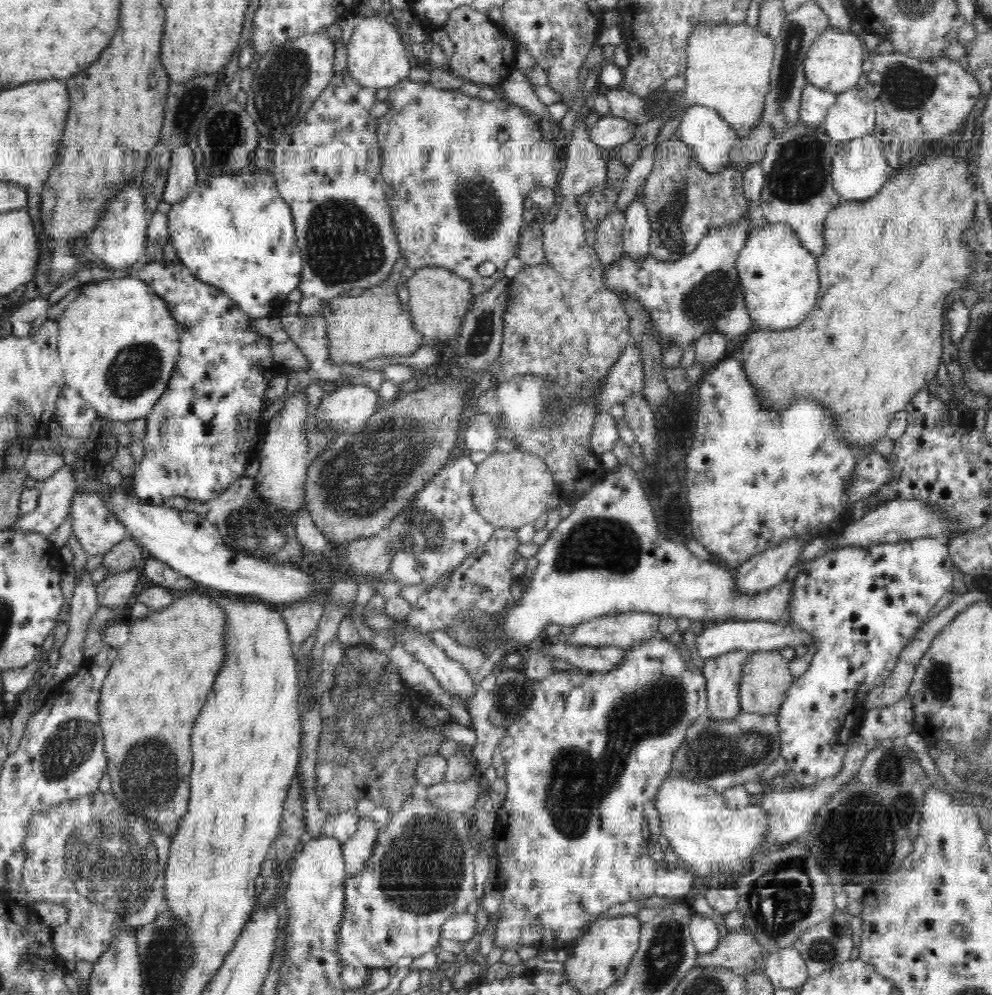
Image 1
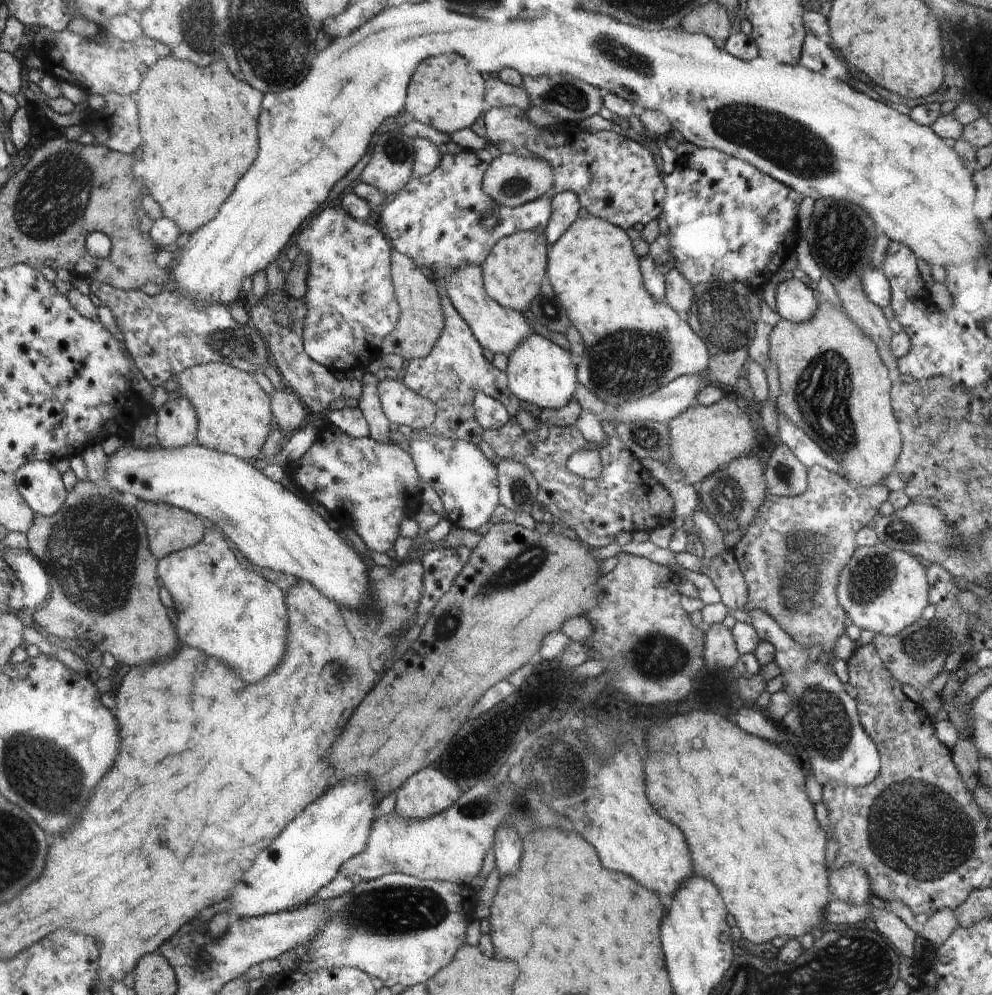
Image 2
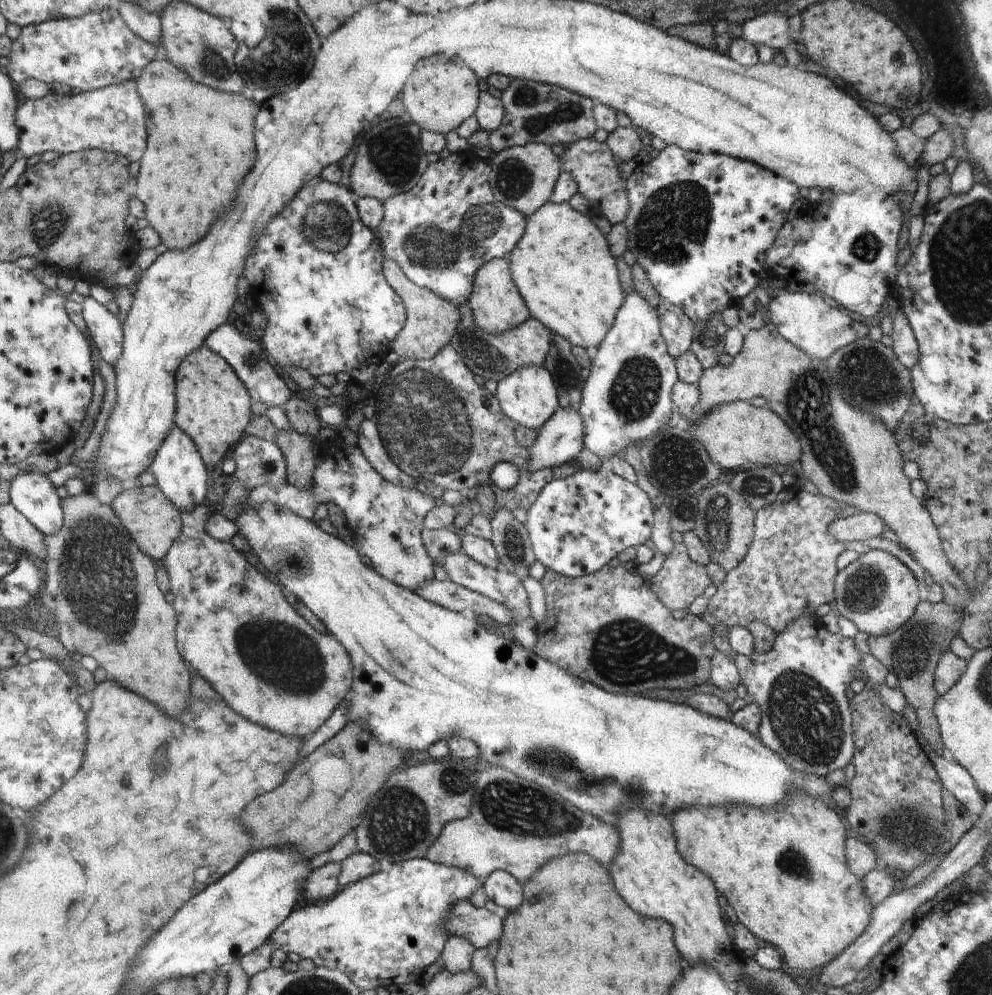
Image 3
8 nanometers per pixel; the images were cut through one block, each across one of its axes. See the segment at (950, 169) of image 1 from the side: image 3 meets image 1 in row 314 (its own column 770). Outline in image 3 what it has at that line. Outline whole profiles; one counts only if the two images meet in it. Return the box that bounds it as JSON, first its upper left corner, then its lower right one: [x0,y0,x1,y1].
[672,791,873,973]

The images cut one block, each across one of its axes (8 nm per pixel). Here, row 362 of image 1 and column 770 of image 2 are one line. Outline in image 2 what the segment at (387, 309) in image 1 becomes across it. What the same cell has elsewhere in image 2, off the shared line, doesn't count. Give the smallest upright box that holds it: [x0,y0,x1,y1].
[769,299,903,487]

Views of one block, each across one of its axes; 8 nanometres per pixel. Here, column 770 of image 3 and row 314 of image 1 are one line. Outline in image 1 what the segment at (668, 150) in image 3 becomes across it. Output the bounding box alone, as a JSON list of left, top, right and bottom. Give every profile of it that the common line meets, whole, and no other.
[132,262,287,505]

